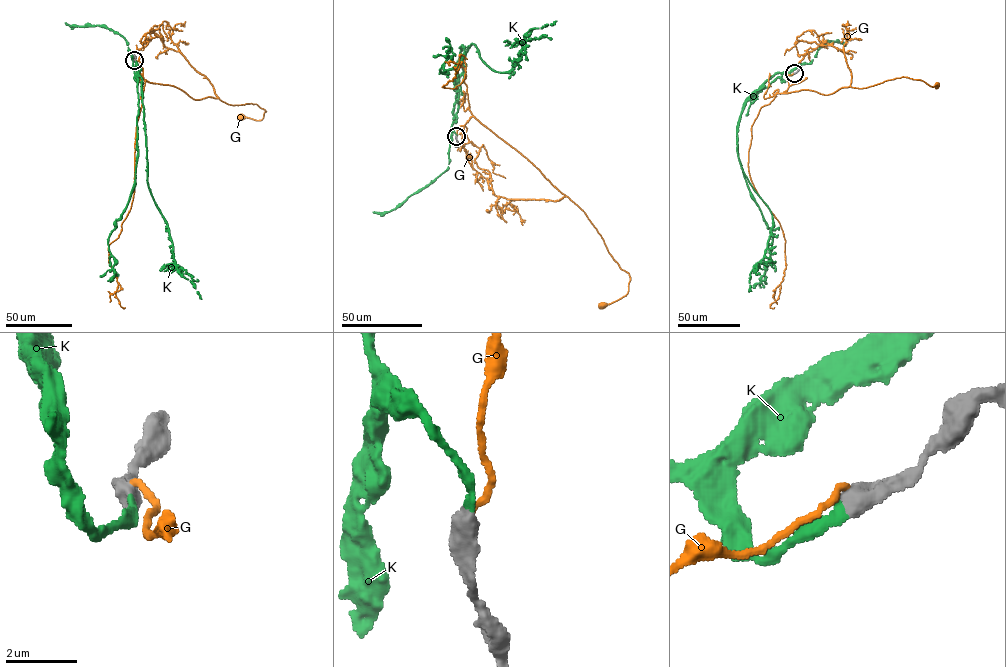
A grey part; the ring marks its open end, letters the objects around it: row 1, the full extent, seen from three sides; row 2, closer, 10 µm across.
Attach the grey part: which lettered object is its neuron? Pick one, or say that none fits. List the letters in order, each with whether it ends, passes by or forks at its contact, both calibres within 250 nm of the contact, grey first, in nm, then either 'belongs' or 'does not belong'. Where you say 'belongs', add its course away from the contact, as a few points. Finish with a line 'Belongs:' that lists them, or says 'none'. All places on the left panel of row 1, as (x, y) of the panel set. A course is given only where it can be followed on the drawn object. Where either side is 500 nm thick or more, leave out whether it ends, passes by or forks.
G: calibres 600 and 180 nm; does not belong
K: calibres 550 and 240 nm; belongs; course (134, 60), (132, 57), (135, 56), (141, 79), (147, 183), (167, 223), (178, 271), (190, 280), (201, 299)
Belongs: K

